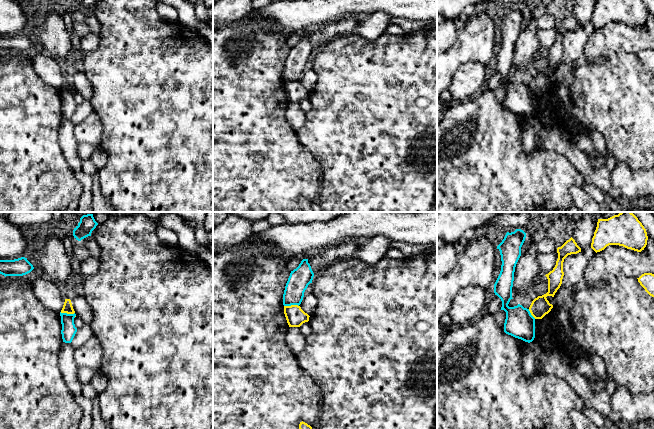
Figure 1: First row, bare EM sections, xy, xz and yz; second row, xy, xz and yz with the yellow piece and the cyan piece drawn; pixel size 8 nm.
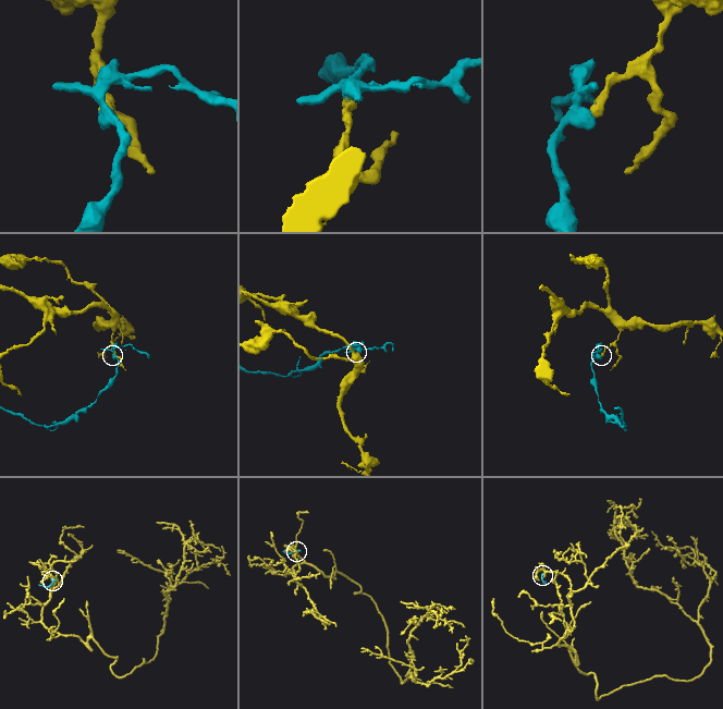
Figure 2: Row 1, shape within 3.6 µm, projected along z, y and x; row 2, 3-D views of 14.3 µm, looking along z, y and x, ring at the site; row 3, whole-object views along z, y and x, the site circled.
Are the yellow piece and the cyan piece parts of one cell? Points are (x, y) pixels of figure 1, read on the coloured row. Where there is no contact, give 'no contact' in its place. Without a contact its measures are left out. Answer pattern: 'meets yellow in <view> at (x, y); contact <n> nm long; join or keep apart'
meets yellow in xz at (291, 305); contact 120 nm long; keep apart

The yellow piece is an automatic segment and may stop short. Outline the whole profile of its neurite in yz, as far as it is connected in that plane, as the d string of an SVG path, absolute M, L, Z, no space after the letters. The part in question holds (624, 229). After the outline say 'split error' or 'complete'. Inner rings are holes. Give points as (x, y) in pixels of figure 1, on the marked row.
M620 212L608 219L598 219L591 248L597 253L609 245L619 245L641 252L647 245L647 232L632 212Z | complete

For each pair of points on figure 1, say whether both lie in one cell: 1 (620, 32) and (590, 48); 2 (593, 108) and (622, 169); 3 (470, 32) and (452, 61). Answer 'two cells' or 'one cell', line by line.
1: one cell
2: two cells
3: one cell

